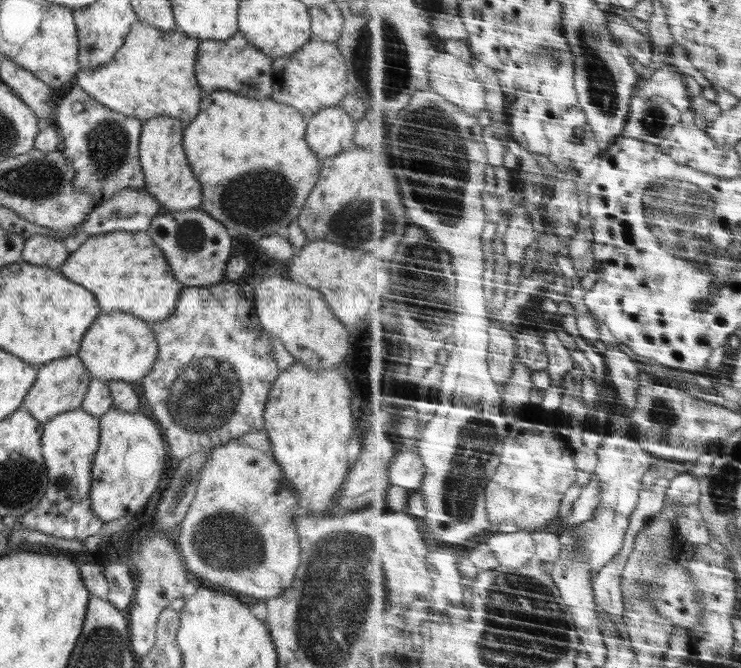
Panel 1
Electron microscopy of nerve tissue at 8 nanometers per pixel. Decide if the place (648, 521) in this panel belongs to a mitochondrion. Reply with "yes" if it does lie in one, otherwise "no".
no

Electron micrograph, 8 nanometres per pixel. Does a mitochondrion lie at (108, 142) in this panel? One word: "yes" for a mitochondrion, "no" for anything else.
yes

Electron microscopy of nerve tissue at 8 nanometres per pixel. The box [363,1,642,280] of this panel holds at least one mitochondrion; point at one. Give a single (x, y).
(420, 122)

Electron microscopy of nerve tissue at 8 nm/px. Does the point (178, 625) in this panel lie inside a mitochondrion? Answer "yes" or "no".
no

